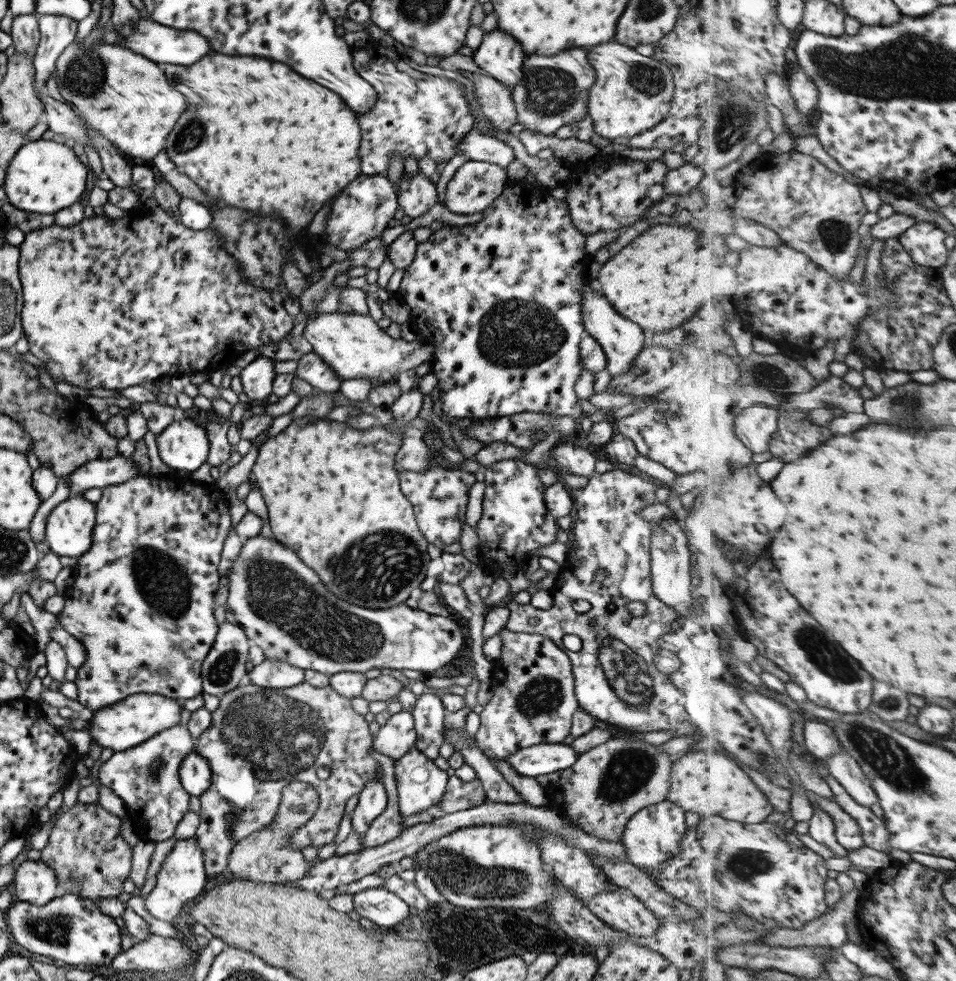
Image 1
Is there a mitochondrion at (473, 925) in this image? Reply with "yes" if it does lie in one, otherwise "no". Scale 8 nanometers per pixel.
yes

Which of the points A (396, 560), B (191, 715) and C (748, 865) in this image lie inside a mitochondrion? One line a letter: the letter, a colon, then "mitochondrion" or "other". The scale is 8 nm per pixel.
A: mitochondrion
B: other
C: mitochondrion

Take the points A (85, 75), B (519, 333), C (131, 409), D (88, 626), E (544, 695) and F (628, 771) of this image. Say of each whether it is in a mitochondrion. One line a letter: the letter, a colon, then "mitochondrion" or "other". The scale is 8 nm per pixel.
A: mitochondrion
B: mitochondrion
C: other
D: other
E: mitochondrion
F: mitochondrion

